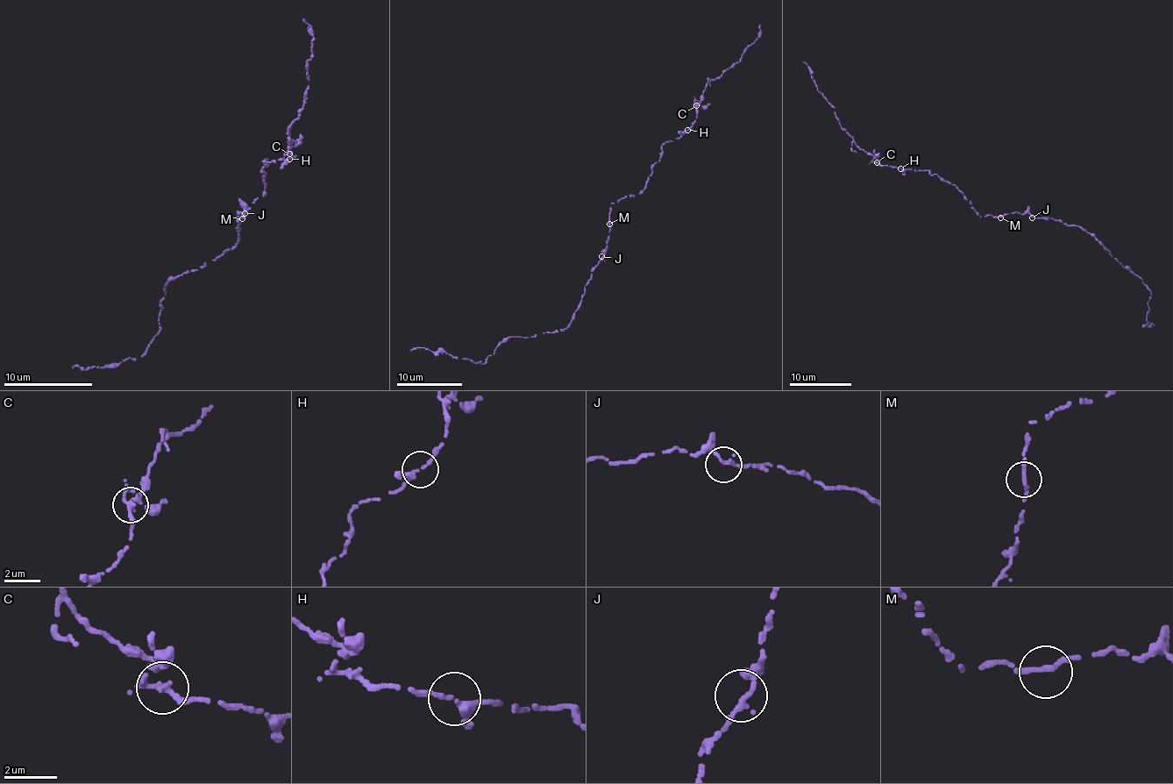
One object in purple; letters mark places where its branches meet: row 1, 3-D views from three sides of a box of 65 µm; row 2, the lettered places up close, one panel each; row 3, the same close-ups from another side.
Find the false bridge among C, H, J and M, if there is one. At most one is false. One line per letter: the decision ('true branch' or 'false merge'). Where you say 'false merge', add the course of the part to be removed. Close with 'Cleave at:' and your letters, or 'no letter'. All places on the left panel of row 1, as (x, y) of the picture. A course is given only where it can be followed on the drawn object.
C: true branch
H: true branch
J: true branch
M: true branch
Cleave at: no letter

